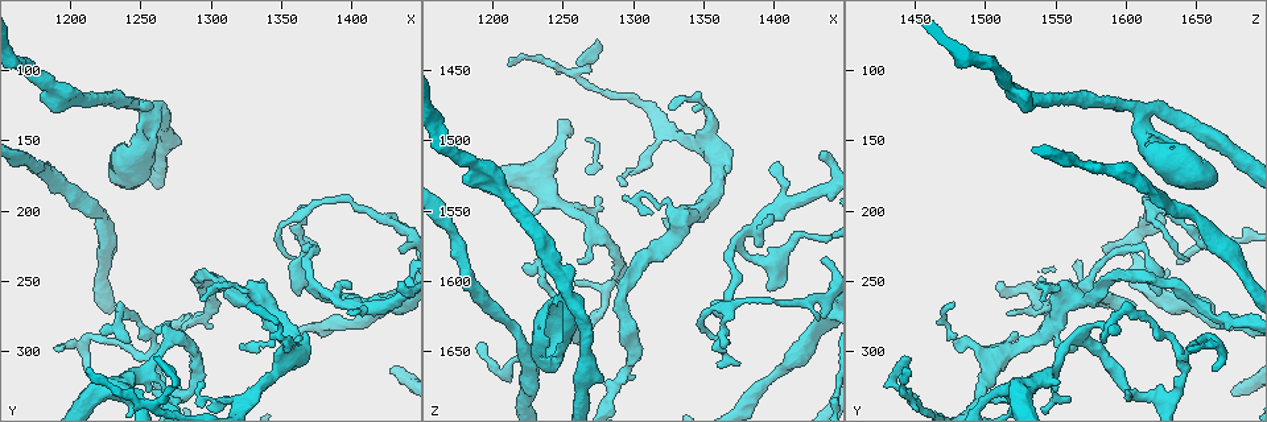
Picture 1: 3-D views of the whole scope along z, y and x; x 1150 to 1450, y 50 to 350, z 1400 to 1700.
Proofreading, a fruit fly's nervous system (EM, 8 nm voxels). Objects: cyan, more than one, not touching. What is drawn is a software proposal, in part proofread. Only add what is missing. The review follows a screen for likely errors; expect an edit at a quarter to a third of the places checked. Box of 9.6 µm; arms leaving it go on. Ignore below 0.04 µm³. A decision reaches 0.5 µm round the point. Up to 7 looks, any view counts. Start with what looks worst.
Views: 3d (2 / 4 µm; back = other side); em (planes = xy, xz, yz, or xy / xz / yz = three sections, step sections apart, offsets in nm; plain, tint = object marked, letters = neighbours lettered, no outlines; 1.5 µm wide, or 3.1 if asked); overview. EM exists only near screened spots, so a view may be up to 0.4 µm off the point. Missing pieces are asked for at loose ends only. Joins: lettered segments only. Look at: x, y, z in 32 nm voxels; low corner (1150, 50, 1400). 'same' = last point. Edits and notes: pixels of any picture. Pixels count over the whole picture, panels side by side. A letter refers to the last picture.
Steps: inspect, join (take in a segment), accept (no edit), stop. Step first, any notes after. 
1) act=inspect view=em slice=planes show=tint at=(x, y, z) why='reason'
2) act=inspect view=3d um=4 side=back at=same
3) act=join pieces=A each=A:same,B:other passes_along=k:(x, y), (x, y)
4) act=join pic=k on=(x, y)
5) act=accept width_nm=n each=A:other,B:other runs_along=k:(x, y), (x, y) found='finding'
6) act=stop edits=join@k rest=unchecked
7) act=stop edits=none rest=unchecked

act=inspect view=em slice=planes show=letters at=(1396, 254, 1552) why='free end'

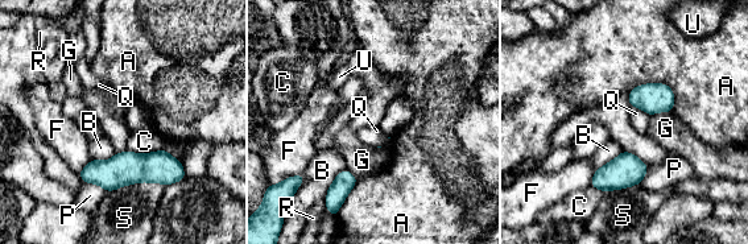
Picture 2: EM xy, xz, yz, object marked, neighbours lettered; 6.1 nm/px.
act=accept each=A:other,B:other,C:other,F:other,G:other,P:other,Q:other,R:other,S:other,U:other border=2:(631, 106), (636, 106), (649, 115) found='none of them fits'

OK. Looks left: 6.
act=inspect view=3d um=4 at=(1260, 304, 1446) why='thin end'

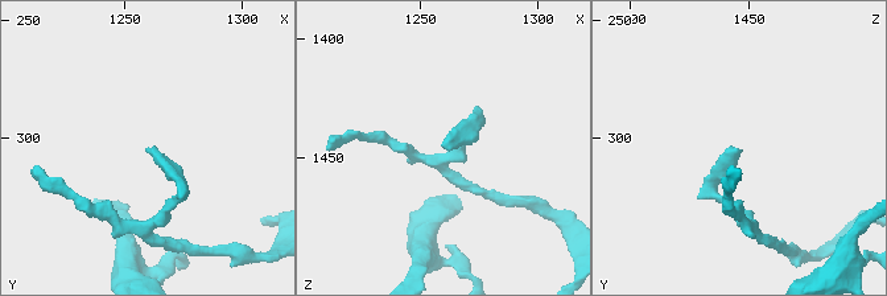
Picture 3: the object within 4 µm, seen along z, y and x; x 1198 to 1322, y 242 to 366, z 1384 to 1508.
act=inspect view=em slice=xz step=8 show=letters at=(1261, 304, 1445) why='shape alone is not enough'

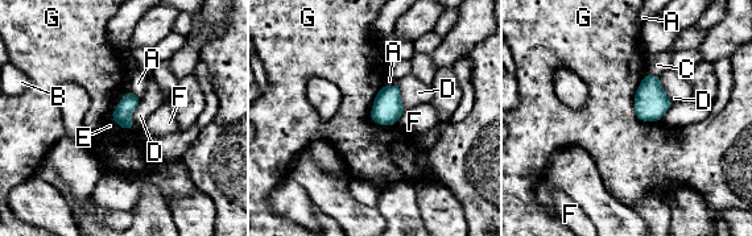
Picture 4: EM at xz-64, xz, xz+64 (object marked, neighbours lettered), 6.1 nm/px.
act=inspect view=em slice=yz step=8 show=letters at=same why='cut it another way'

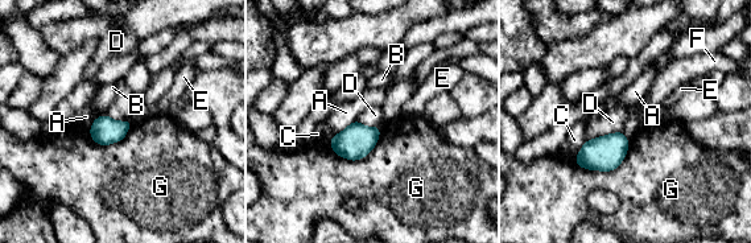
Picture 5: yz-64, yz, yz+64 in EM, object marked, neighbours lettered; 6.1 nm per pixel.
act=accept each=A:other,B:other,C:other,D:other,E:other,F:other,G:other border=5:(620, 131), (599, 135), (586, 141) found='no lettered segment goes on from it'

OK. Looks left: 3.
act=inspect view=3d um=2 side=back at=(1376, 226, 1660) why='free end'

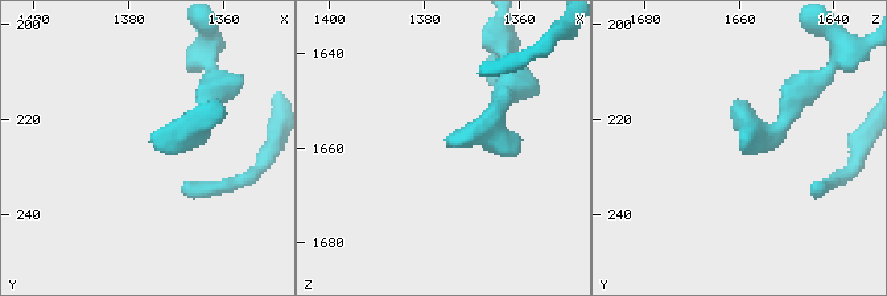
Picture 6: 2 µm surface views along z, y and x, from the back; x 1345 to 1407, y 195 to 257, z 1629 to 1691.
act=inspect view=em slice=xz step=4 show=letters at=(1375, 225, 1659) why='need the tissue'

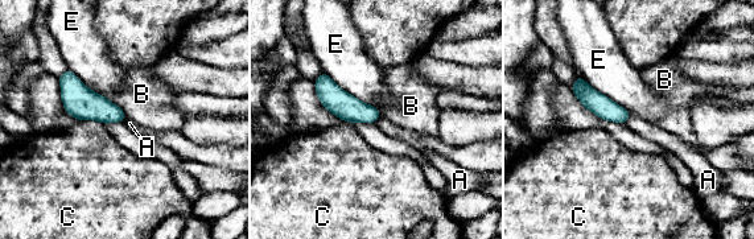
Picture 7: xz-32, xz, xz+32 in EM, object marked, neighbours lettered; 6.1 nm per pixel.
act=accept each=A:other,B:other,C:other,E:other runs_along=7:(579, 81), (601, 106), (623, 118) found='none of them fits'

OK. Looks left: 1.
act=stop edits=none rest=unchecked

